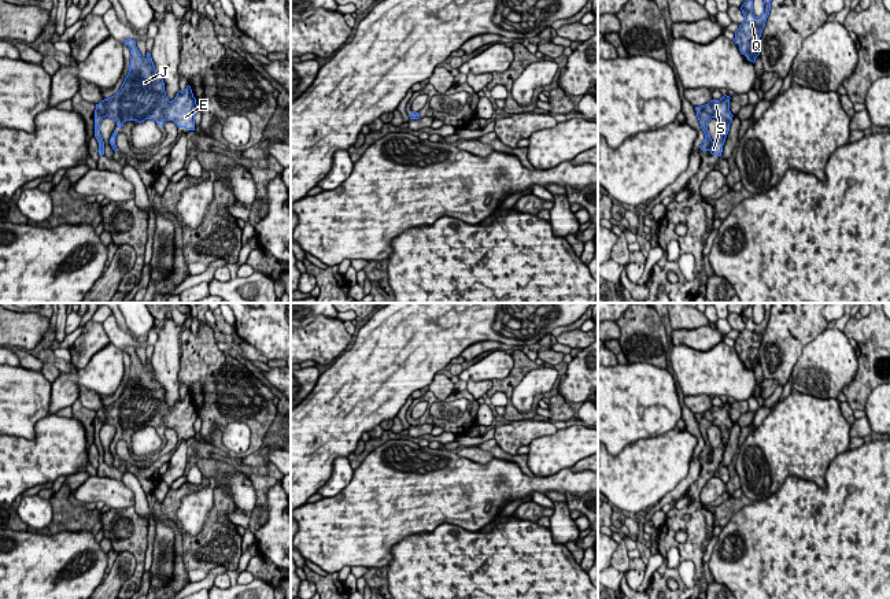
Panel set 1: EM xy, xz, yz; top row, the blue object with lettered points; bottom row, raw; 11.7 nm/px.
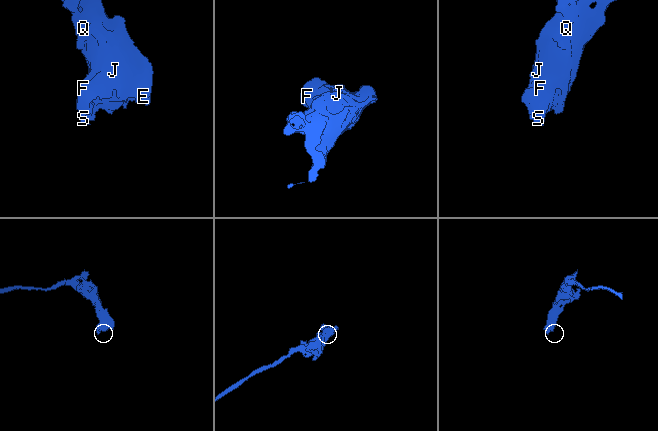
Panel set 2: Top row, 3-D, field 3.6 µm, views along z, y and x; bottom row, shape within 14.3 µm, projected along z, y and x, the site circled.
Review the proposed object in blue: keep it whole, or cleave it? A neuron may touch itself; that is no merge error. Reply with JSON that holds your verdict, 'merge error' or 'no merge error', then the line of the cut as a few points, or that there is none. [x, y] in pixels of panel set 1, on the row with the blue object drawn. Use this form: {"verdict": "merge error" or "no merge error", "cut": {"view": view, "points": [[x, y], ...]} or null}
{"verdict": "no merge error", "cut": null}

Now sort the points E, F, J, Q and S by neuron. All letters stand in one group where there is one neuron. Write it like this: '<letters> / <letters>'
E F J Q S

